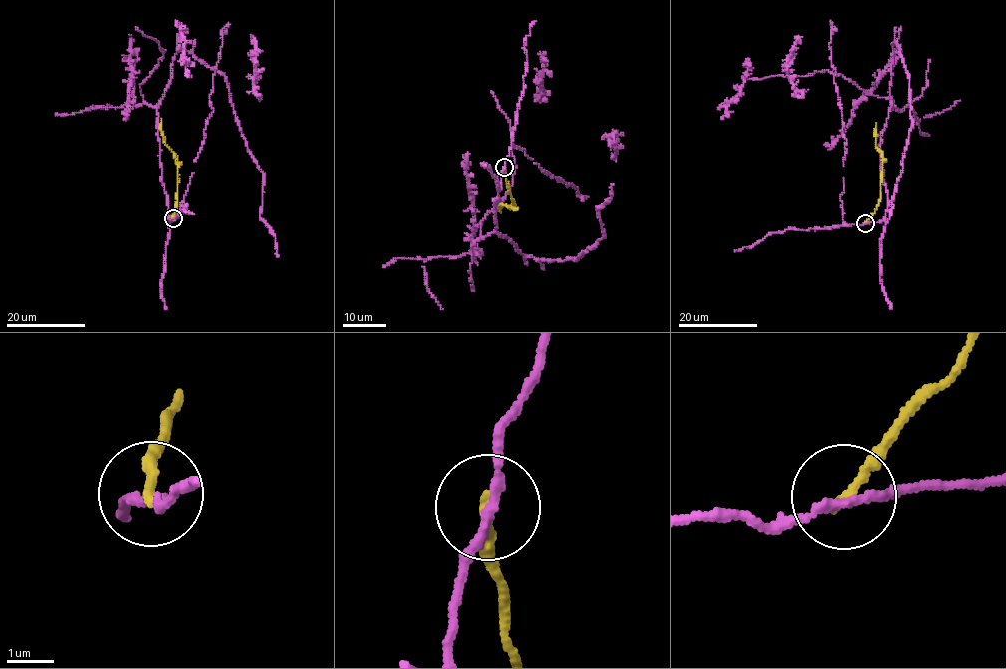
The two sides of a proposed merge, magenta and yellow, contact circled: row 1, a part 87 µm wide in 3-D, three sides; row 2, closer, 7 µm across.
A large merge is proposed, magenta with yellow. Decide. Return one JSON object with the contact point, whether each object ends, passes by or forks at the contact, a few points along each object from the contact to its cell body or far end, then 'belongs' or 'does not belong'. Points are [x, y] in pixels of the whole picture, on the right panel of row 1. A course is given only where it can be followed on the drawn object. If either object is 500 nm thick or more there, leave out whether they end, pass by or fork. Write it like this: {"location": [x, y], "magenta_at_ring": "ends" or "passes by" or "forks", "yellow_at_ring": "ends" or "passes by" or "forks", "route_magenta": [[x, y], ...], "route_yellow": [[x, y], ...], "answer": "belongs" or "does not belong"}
{"location": [865, 223], "magenta_at_ring": "passes by", "yellow_at_ring": "ends", "route_magenta": [[864, 223], [879, 221], [888, 206], [881, 132], [890, 104], [895, 42], [909, 78], [912, 121], [885, 224]], "route_yellow": [[864, 223], [881, 196], [883, 165], [882, 154], [876, 147], [876, 123]], "answer": "does not belong"}

